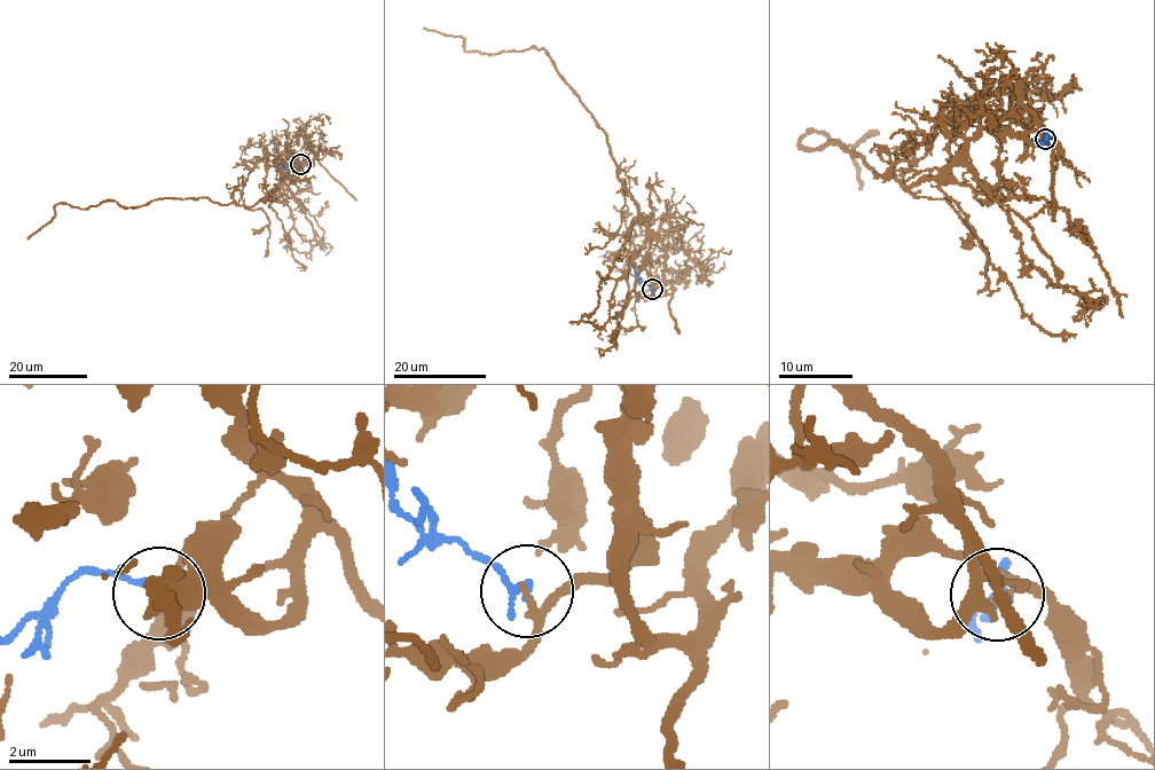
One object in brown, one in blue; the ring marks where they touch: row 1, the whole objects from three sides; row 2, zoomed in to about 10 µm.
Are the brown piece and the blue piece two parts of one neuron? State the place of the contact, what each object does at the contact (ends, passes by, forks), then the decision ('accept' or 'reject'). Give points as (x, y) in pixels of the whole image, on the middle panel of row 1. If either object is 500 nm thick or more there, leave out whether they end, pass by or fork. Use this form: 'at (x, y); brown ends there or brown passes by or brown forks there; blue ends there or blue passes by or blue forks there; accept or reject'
at (652, 289); brown passes by; blue ends there; reject

